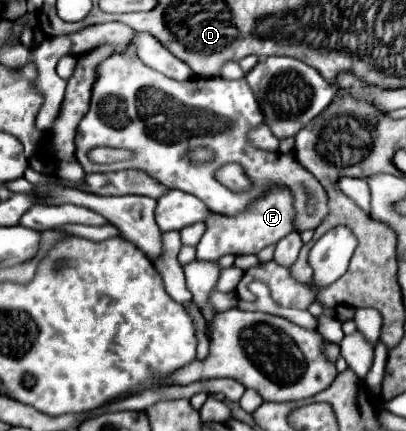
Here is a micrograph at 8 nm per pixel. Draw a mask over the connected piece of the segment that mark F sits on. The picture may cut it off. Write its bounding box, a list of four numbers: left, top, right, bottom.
[195,188,293,262]

